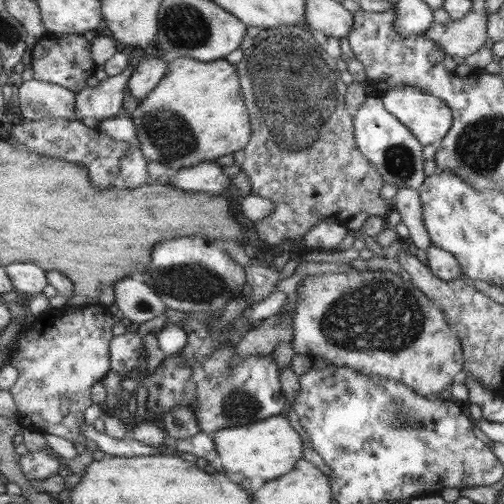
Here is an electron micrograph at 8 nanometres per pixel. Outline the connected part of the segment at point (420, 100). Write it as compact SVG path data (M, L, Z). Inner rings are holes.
M398 85L379 95L383 108L403 124L423 146L440 142L451 128L451 109L437 96L424 93L415 86Z

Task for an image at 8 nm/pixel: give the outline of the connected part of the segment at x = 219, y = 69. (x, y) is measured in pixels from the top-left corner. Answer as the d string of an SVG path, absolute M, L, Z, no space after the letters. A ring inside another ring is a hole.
M177 58L168 66L168 75L137 104L131 118L149 162L161 162L169 168L185 168L203 161L215 161L220 156L245 148L251 137L250 120L243 106L245 96L239 92L235 66L225 60L205 63L191 58Z

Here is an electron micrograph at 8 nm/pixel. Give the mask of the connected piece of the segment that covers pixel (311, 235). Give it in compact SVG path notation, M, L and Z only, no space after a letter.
M334 219L312 226L300 240L307 251L315 249L329 252L337 249L339 242L345 238L347 231L344 223L337 223Z

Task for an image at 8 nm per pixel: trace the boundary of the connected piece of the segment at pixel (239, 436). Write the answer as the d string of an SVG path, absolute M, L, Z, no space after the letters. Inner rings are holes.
M285 413L251 421L242 427L220 428L211 433L211 439L215 443L215 451L224 473L246 481L249 492L255 492L265 482L293 471L295 462L303 456L301 437L291 427Z

